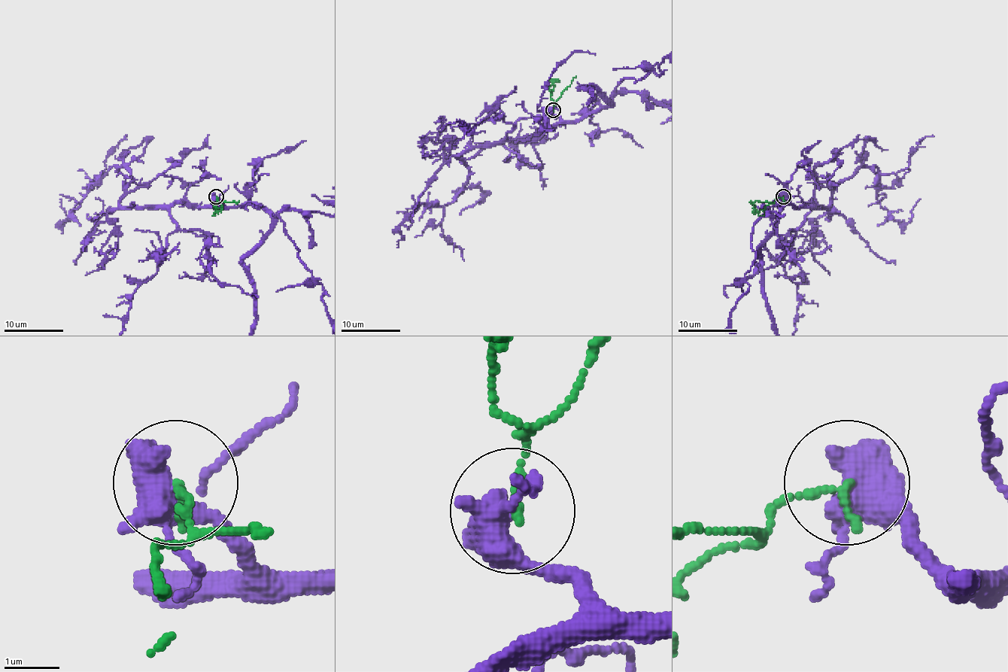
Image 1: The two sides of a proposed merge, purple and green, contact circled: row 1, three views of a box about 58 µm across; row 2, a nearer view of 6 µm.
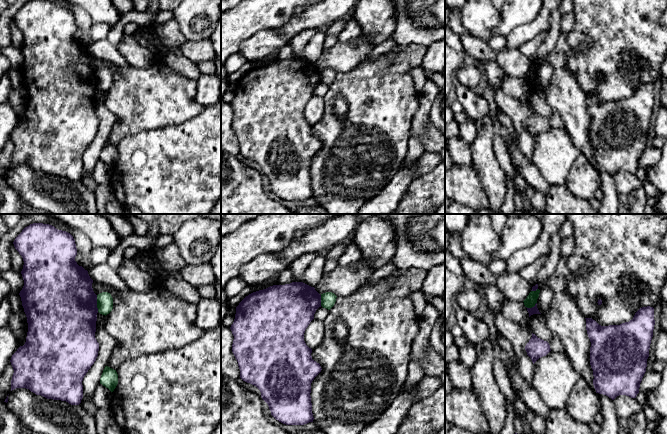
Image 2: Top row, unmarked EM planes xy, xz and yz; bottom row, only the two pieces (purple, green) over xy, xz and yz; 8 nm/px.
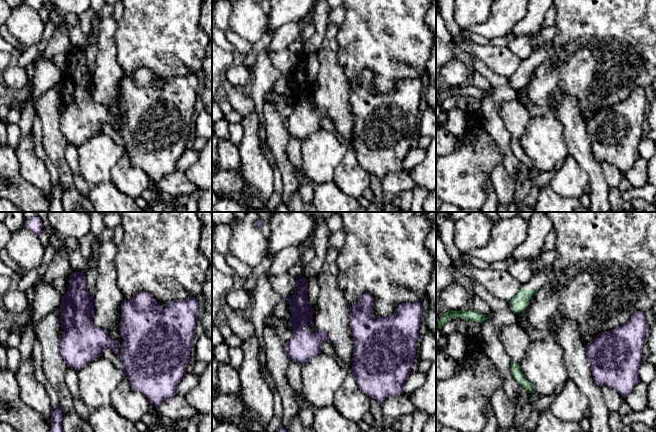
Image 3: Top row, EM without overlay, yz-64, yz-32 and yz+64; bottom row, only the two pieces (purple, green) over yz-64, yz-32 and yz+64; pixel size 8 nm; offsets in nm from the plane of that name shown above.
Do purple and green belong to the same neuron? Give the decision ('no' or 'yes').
no

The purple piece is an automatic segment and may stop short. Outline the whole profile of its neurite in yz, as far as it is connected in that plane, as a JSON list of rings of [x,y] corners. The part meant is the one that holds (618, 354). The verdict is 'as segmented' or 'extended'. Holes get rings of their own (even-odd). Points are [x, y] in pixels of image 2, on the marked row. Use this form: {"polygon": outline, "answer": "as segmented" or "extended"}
{"polygon": [[[640,308],[629,322],[620,325],[601,326],[592,318],[586,319],[586,330],[591,342],[590,365],[596,393],[614,400],[619,395],[636,398],[646,372],[649,349],[655,325],[654,308]]], "answer": "as segmented"}

